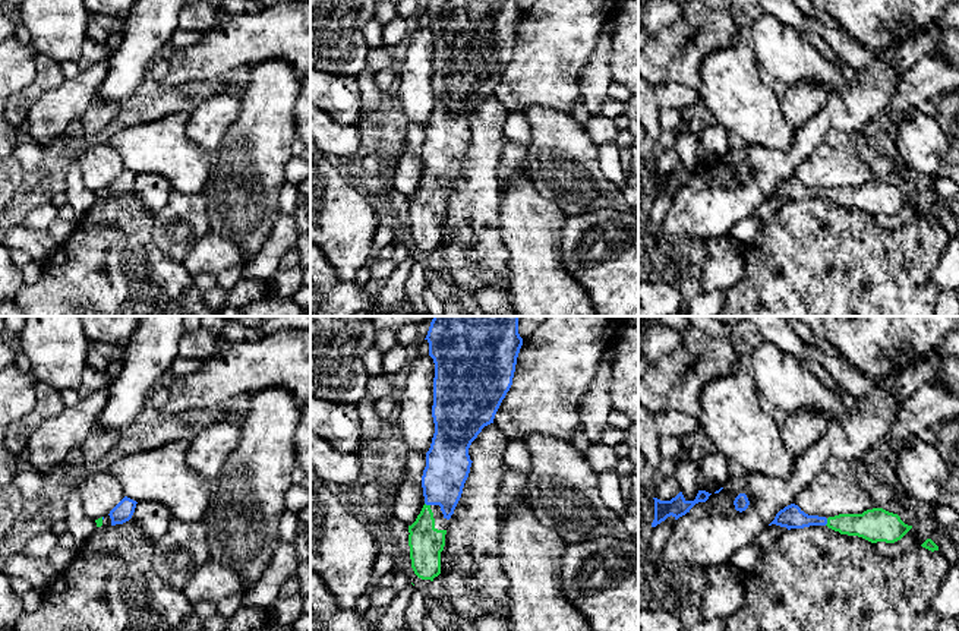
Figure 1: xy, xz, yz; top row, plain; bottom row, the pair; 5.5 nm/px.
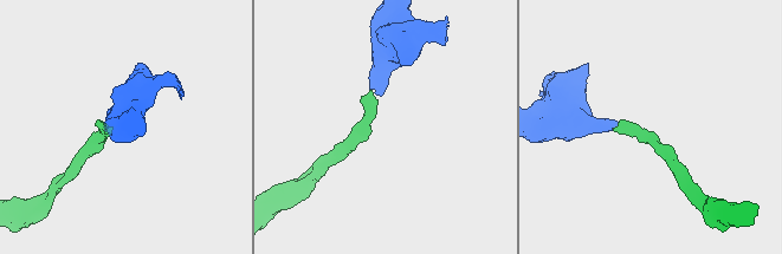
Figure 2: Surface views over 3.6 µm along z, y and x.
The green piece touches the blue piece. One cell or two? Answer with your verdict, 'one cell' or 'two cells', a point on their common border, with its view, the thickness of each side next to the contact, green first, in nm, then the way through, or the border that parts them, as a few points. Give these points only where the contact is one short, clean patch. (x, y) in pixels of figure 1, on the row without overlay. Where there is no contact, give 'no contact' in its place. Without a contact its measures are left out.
one cell; contact yz (827, 193); calibres 180 and 130 nm; way yz (873, 196), (827, 193), (791, 189)

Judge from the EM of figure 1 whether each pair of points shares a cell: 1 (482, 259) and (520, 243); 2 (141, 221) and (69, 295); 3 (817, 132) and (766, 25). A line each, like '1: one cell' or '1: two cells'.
1: two cells
2: one cell
3: two cells

